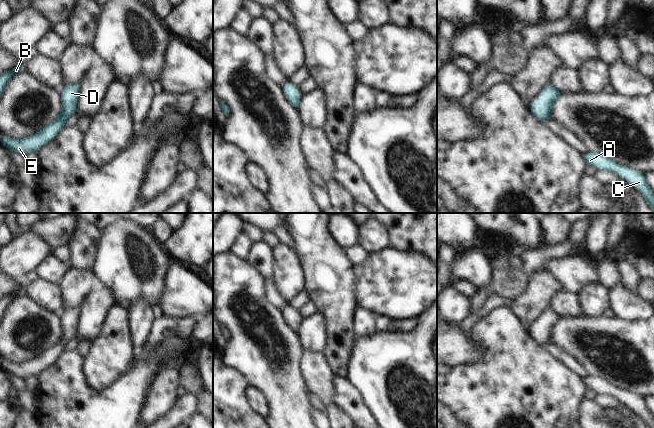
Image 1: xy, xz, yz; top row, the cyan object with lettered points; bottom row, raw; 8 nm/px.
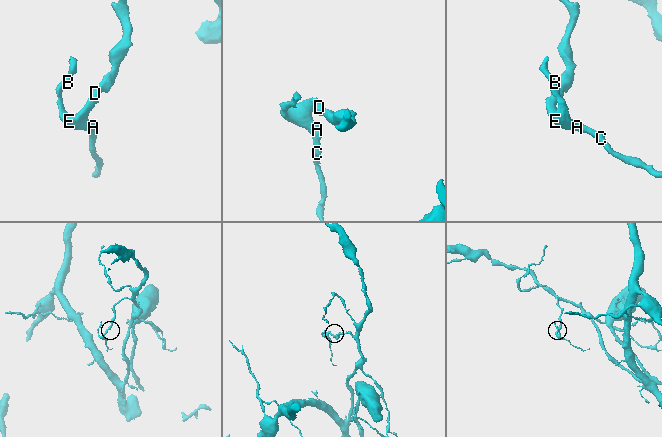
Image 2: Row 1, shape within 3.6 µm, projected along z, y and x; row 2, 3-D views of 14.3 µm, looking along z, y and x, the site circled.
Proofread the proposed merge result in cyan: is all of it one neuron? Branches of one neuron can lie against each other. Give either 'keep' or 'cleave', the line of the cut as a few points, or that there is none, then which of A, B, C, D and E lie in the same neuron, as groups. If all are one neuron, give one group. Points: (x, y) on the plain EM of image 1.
keep | no cut | A B C D E

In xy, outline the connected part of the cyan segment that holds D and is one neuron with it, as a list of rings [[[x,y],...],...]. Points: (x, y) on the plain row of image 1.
[[[79,306],[76,308],[66,309],[60,313],[60,319],[63,329],[59,340],[49,348],[43,350],[33,359],[15,364],[0,359],[0,366],[4,372],[9,372],[12,375],[23,379],[26,376],[38,377],[39,373],[48,367],[64,350],[68,341],[76,337],[76,327],[78,325]]]

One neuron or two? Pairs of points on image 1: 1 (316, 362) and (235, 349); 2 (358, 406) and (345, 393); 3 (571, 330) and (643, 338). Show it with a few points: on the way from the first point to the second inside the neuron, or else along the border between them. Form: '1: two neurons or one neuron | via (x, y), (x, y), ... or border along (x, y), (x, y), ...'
1: two neurons | border along (302, 349), (300, 373), (305, 382)
2: one neuron | via (356, 402), (349, 397)
3: one neuron | via (589, 332), (615, 334), (620, 338), (625, 338)

